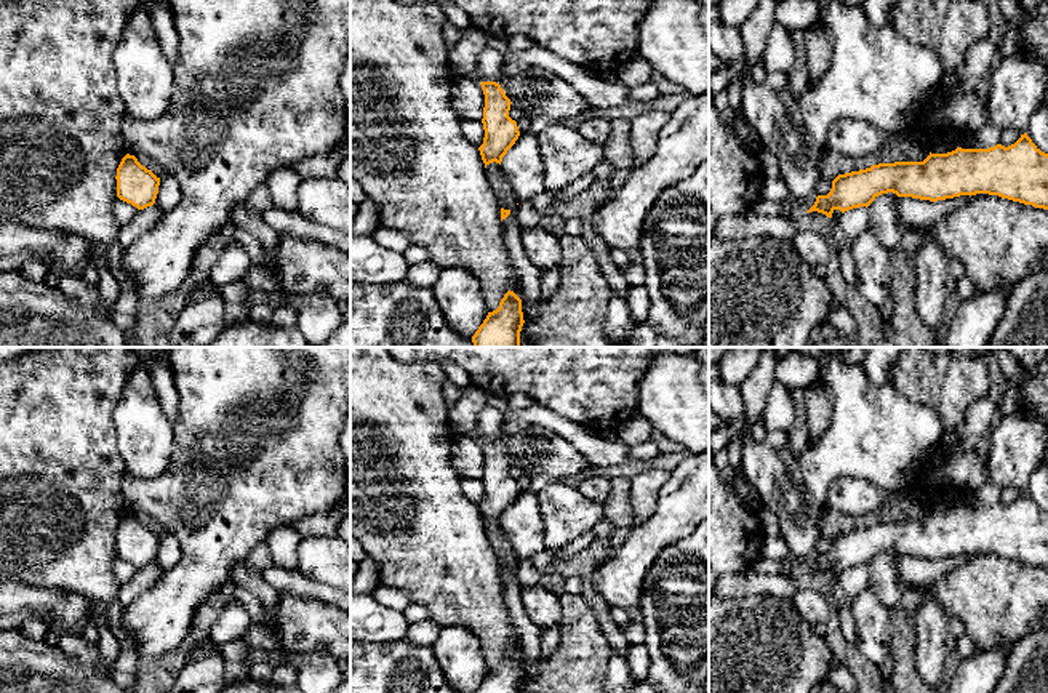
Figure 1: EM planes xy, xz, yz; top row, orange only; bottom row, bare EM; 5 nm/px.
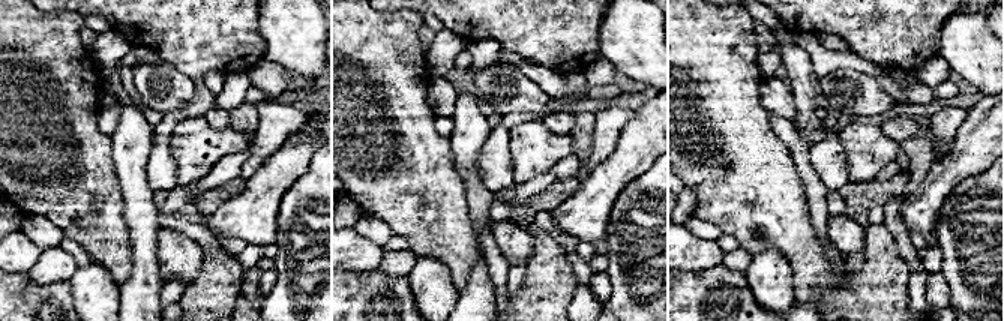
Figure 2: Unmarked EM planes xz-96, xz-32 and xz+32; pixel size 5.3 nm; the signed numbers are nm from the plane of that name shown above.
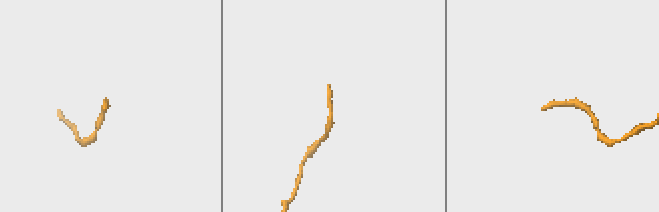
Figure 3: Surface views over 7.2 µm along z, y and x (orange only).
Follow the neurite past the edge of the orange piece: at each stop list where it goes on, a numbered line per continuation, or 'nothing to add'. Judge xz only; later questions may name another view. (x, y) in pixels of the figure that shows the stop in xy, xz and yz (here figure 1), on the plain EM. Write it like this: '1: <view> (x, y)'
1: xz (490, 426)

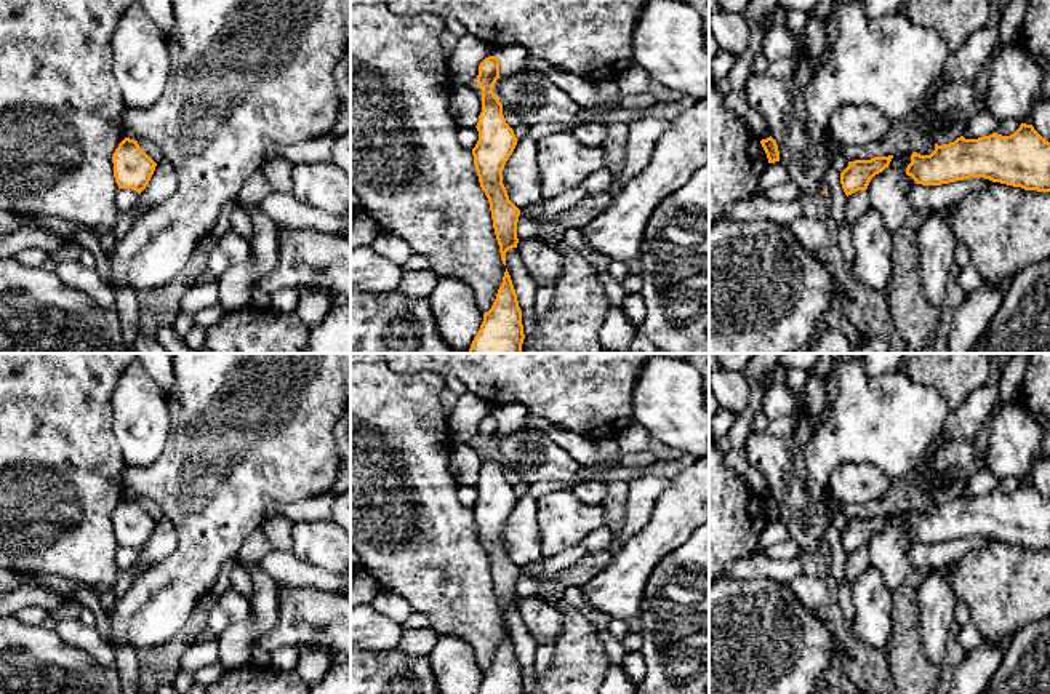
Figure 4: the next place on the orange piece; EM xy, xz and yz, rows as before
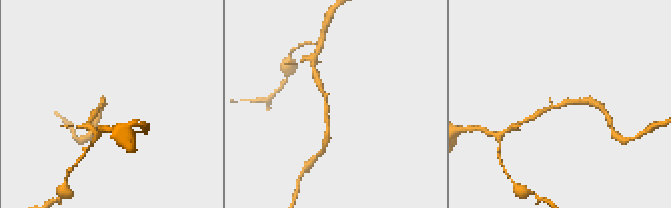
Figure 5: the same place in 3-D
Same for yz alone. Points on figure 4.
nothing to add

